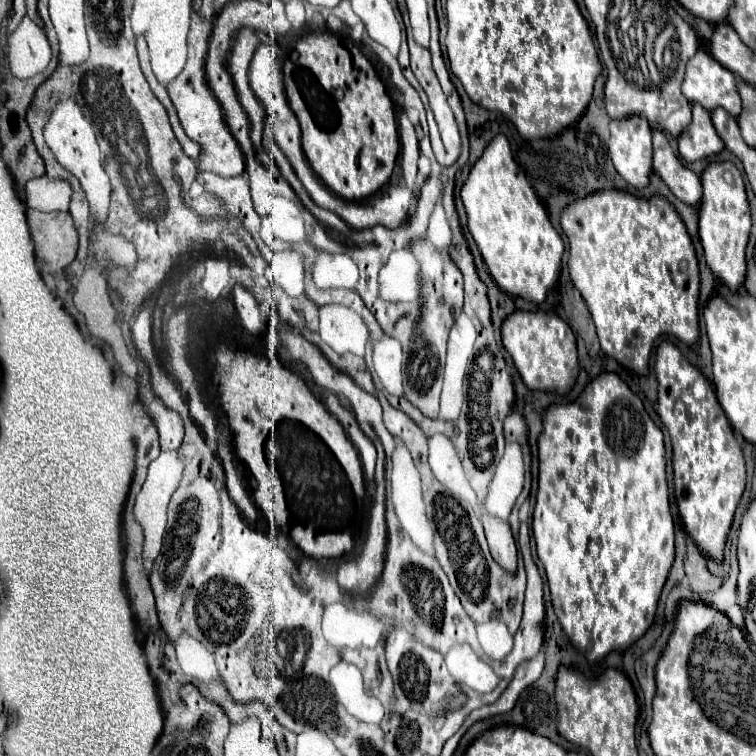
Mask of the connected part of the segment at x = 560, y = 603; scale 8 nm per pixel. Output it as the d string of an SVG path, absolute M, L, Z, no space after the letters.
M599 374L597 378L589 380L581 396L571 404L551 404L543 414L543 430L539 434L539 490L537 490L537 504L533 512L533 536L537 544L539 560L545 568L551 600L555 614L561 622L563 632L569 636L573 646L587 654L587 660L593 664L605 658L613 650L625 650L633 642L637 642L647 628L653 624L657 602L667 580L669 568L675 556L675 538L673 538L673 520L669 512L669 492L665 482L665 442L661 430L649 418L643 408L643 402L629 390L629 386L617 374Z

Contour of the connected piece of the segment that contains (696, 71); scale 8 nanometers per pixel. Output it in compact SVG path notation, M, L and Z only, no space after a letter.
M699 48L687 62L681 90L689 102L699 102L707 110L721 106L731 116L741 112L741 98L733 72L719 66L705 48Z

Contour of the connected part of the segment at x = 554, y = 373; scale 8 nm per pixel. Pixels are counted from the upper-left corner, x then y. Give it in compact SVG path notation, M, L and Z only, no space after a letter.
M517 310L503 320L501 340L527 388L559 390L559 394L565 394L573 386L577 376L575 336L557 314Z

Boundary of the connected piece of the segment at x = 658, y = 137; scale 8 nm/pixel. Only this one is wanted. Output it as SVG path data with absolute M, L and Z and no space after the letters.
M653 128L651 132L653 132L653 170L665 180L665 184L679 200L697 206L701 202L699 176L679 162L665 134L659 128Z

